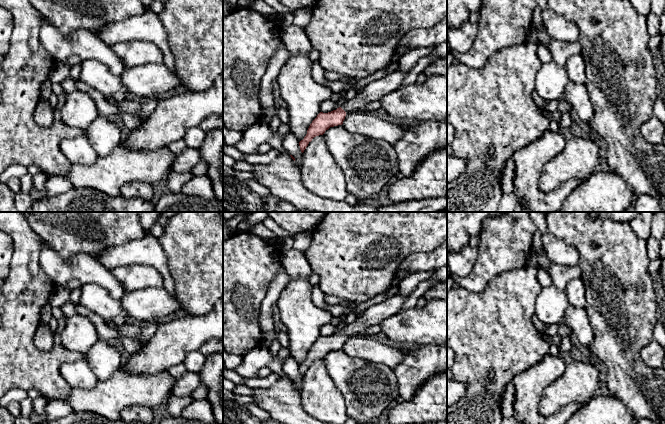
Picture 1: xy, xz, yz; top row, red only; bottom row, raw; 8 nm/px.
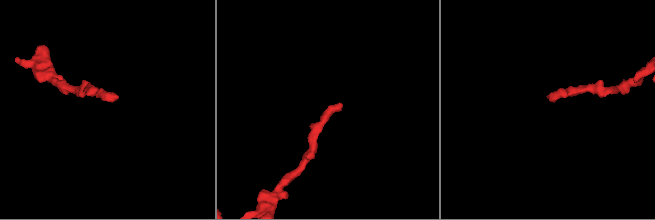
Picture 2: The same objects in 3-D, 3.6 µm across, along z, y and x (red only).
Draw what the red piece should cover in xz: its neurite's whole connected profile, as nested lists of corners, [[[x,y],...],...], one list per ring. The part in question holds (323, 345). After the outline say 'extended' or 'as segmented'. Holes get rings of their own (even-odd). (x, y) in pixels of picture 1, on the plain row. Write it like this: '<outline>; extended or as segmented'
[[[397,293],[366,309],[362,317],[350,318],[349,323],[336,334],[320,336],[310,348],[304,363],[299,366],[301,376],[304,376],[314,361],[323,359],[330,351],[342,349],[348,336],[361,334],[369,326],[379,324],[398,313],[407,298],[408,296]]]; extended

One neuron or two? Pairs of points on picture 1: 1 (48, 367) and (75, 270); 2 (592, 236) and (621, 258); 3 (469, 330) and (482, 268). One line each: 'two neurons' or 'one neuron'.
1: two neurons
2: one neuron
3: two neurons

